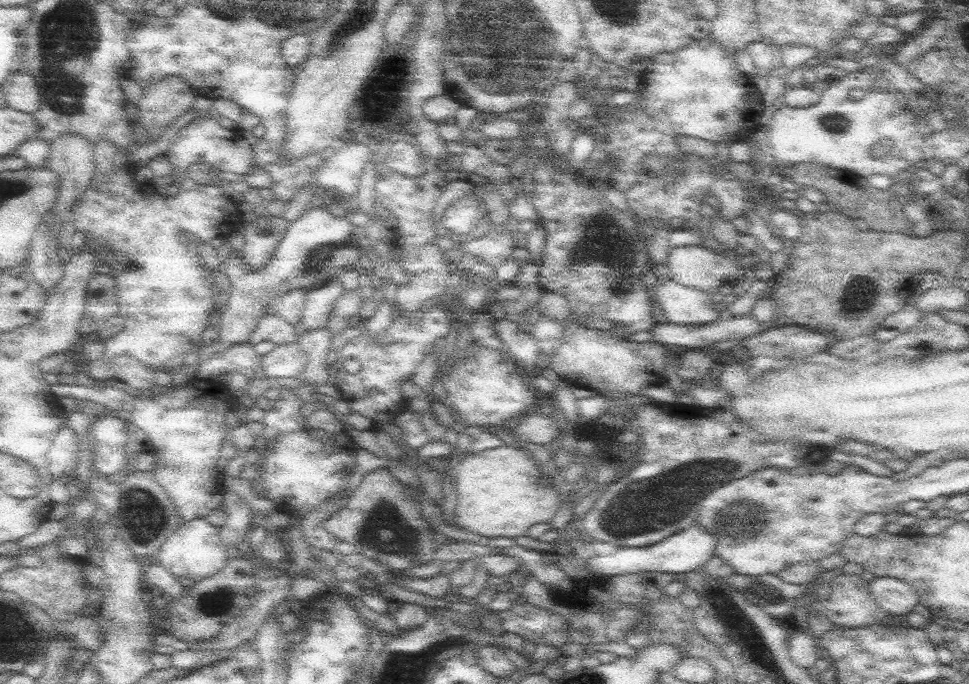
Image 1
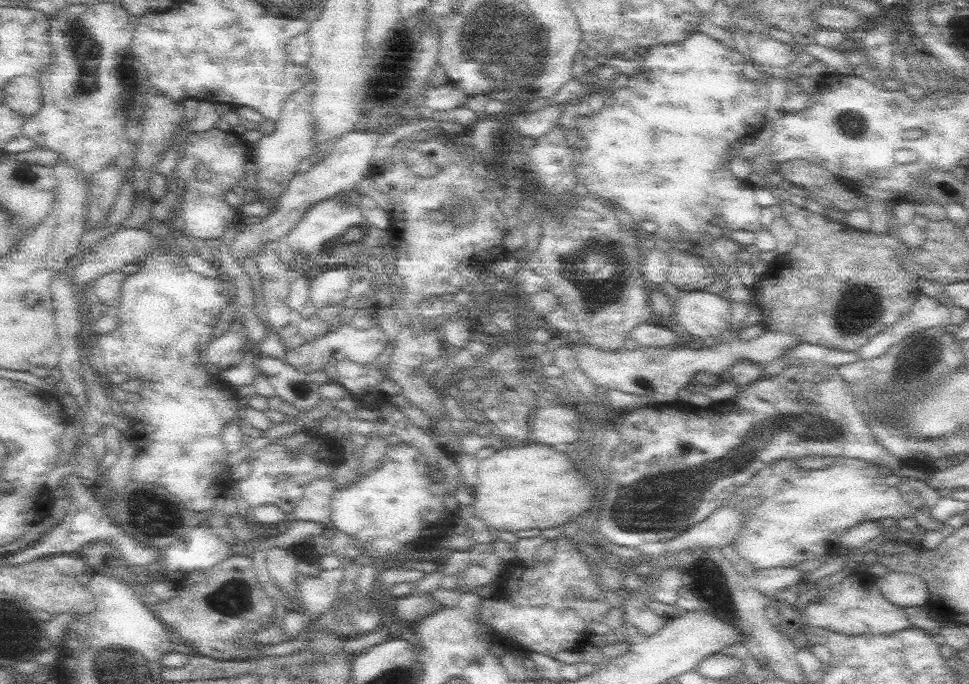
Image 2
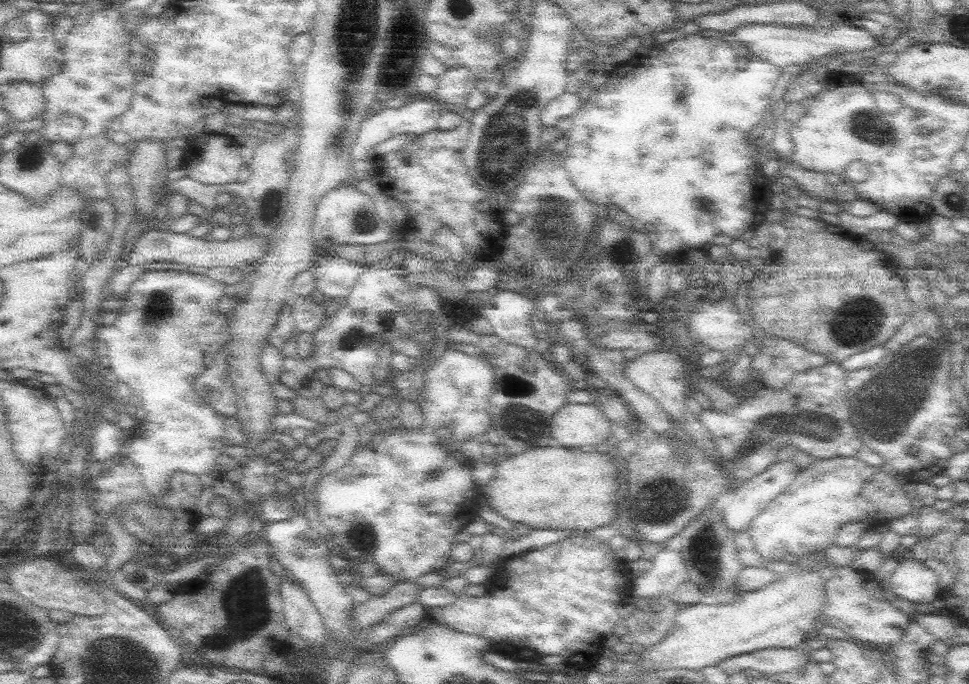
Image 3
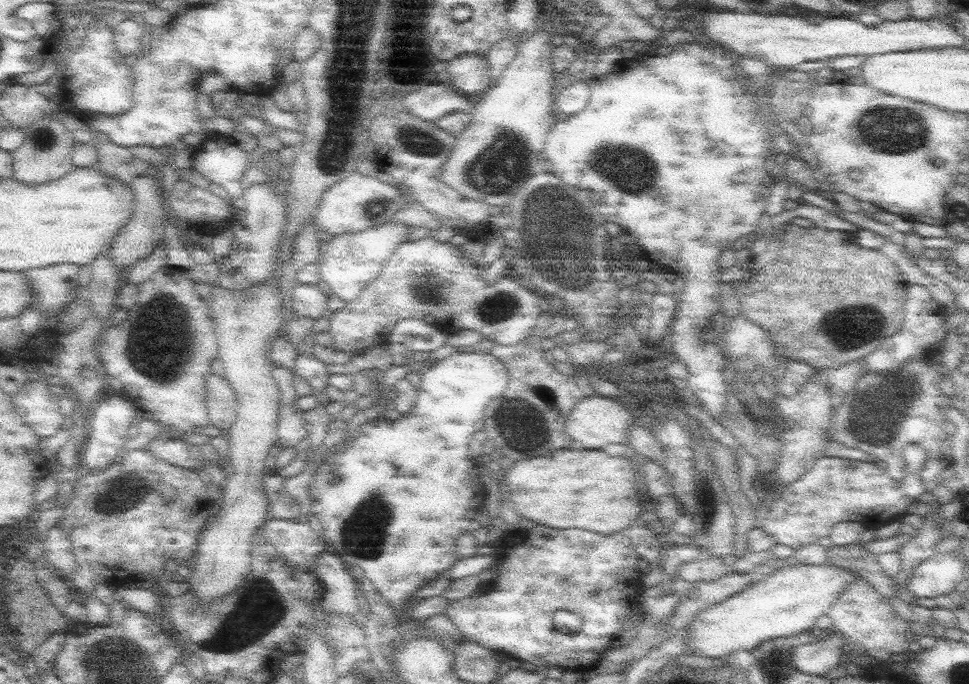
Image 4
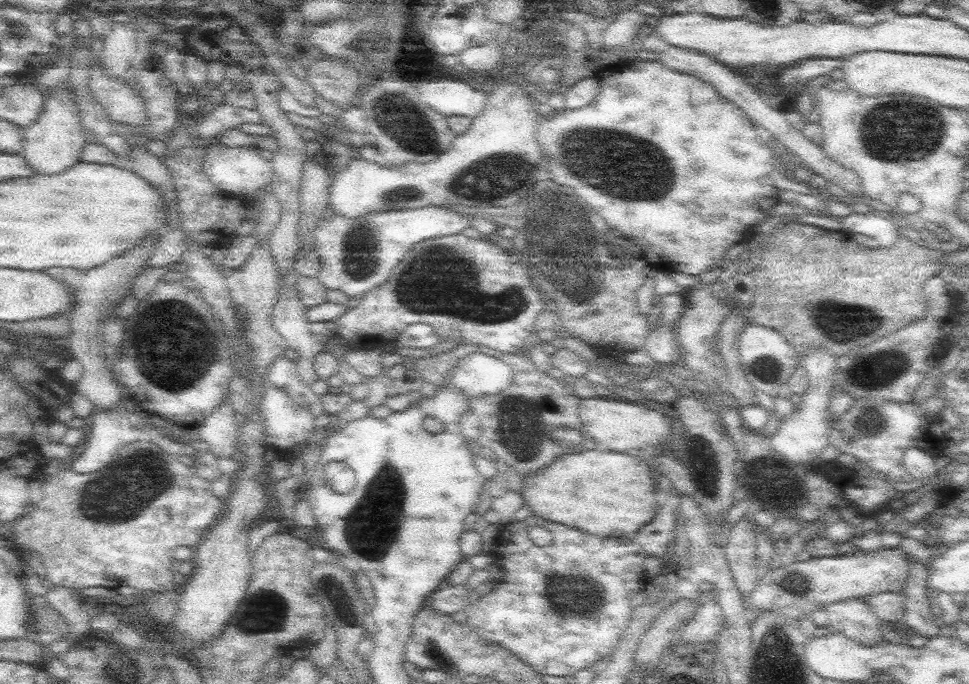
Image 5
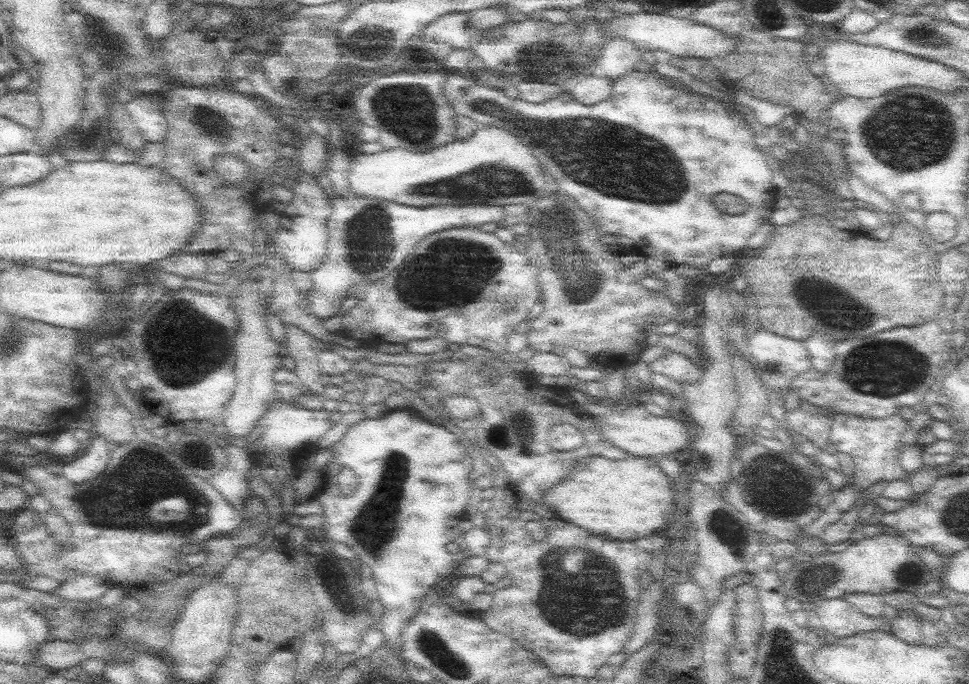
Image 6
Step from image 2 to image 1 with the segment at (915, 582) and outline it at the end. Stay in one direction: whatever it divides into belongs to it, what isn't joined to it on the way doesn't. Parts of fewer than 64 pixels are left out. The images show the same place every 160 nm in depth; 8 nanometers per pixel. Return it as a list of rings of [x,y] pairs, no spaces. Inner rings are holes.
[[[882,577],[875,578],[871,582],[873,600],[876,604],[888,612],[891,617],[900,617],[910,614],[919,603],[919,594],[916,589],[905,580]]]

